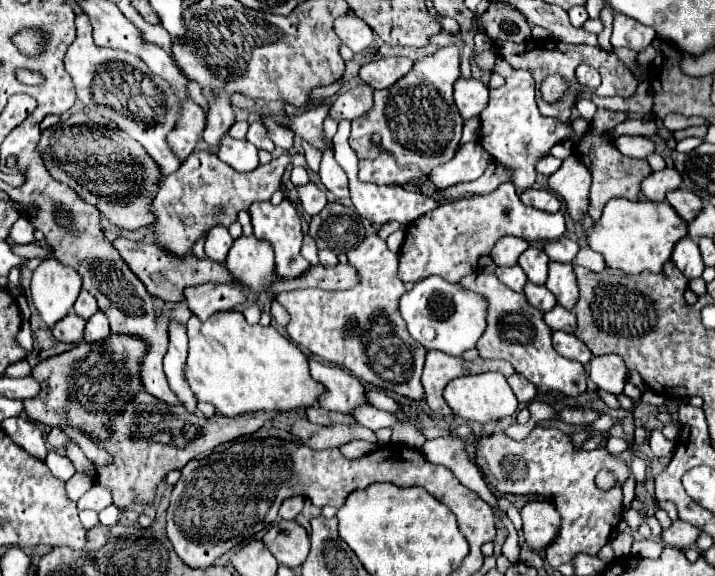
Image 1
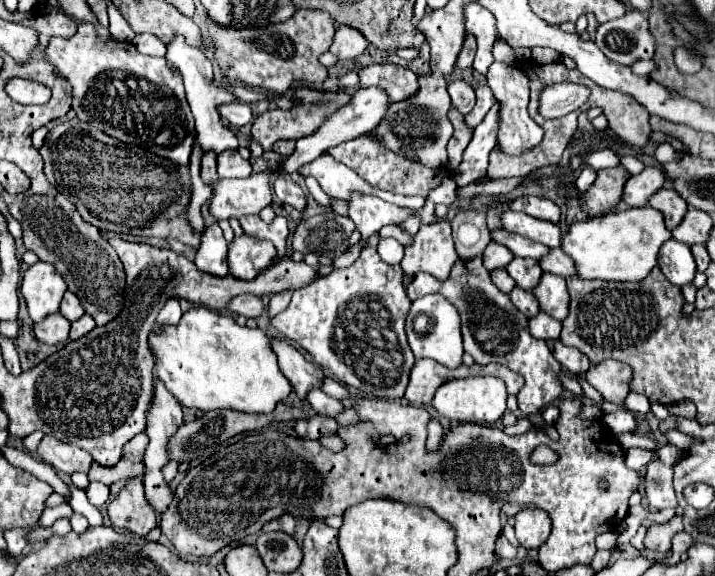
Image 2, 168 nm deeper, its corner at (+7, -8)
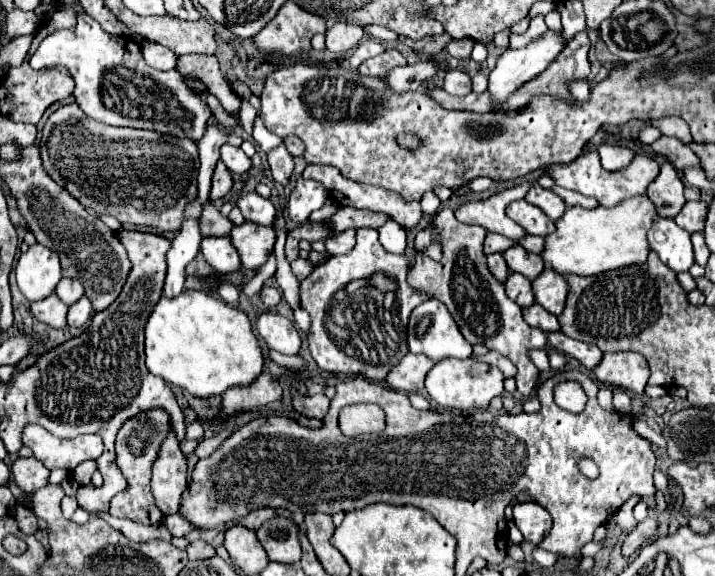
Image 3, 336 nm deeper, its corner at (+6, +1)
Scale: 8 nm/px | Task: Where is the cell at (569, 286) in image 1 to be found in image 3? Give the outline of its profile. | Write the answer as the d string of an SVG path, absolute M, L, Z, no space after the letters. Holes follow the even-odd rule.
M546 264L544 272L532 282L532 290L534 290L536 302L542 308L546 308L548 312L552 312L554 316L558 316L564 310L566 294L568 294L568 282L562 274L554 272L552 266Z

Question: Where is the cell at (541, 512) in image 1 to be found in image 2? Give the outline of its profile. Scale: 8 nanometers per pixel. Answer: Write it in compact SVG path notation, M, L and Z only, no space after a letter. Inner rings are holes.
M523 509L515 515L515 533L525 549L539 549L549 537L551 519L541 509Z

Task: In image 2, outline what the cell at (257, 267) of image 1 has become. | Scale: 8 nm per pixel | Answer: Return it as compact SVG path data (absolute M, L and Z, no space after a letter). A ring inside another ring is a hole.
M241 235L229 243L229 273L237 279L255 279L275 259L277 249L269 241Z

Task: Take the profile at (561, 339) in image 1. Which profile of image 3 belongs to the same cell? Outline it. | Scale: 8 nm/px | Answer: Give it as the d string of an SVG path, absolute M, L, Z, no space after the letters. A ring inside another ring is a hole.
M550 332L548 334L548 344L552 348L556 348L558 352L576 358L588 370L592 370L594 366L598 366L600 358L602 358L602 352L598 350L598 346L586 344L586 342L578 342L578 340L572 340L572 338L566 338L566 334L562 334L562 332Z

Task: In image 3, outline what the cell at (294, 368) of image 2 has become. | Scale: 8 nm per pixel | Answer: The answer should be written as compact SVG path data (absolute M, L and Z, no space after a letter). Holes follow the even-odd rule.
M264 312L256 320L256 330L270 350L276 350L276 352L288 354L288 356L298 356L302 340L300 340L300 334L298 334L294 322L290 322L288 318L280 316L280 314Z

